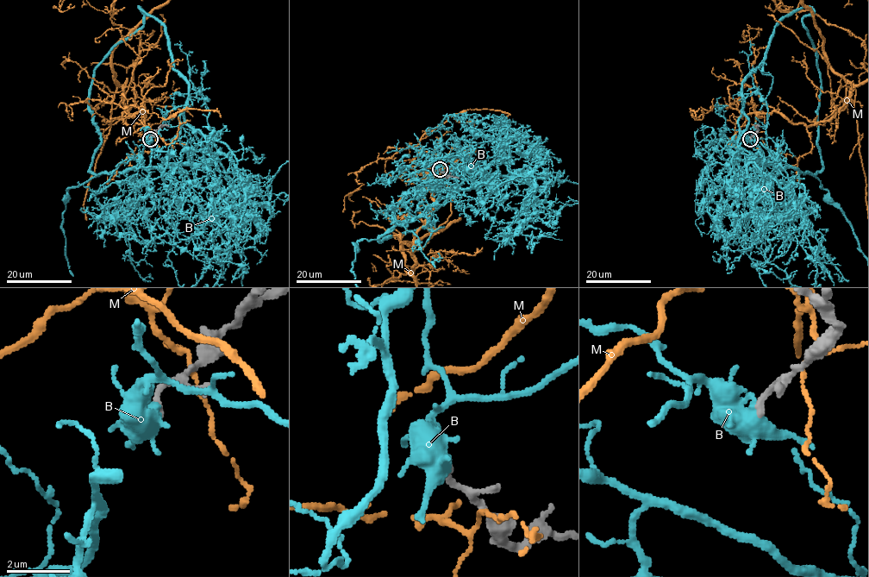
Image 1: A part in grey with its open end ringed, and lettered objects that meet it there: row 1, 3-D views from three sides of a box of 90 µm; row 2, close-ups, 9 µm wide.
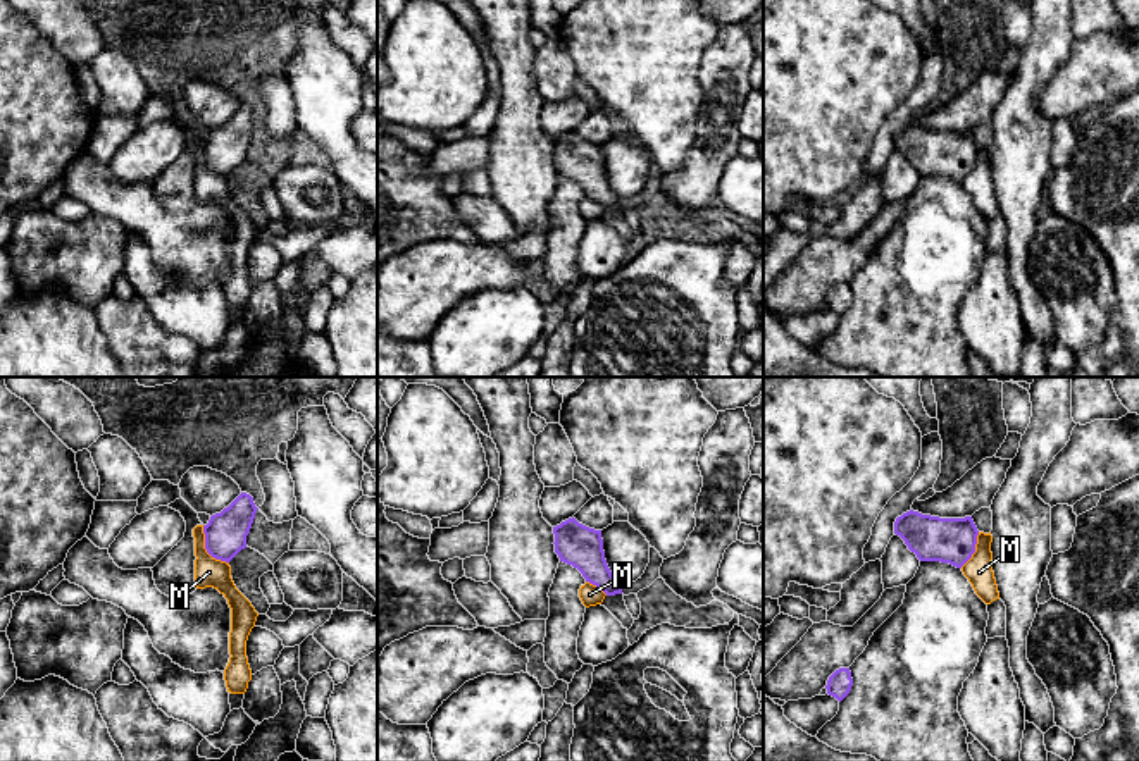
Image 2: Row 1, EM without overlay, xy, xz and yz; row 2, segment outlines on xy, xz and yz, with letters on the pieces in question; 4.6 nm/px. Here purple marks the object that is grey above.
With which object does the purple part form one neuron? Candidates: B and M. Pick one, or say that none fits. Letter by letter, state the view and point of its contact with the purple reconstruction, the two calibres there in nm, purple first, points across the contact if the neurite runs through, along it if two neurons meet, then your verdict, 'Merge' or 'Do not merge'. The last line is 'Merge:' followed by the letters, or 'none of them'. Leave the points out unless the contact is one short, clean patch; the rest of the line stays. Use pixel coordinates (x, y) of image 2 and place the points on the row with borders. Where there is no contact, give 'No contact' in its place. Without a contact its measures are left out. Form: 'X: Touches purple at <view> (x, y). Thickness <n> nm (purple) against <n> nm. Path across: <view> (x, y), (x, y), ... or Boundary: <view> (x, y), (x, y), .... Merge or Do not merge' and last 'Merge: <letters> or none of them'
B: No contact. Do not merge
M: Touches purple at xy (205, 548). Thickness 190 nm (purple) against 140 nm. Boundary: xy (202, 525), (205, 550), (228, 563). Do not merge
Merge: none of them

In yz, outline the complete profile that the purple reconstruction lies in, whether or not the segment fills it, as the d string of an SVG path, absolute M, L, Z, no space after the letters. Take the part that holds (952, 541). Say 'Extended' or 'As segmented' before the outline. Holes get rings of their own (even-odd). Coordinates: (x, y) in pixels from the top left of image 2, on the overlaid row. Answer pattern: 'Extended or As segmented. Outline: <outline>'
As segmented. Outline: M910 510L896 518L894 534L920 561L962 568L975 553L979 530L972 517L939 518Z

